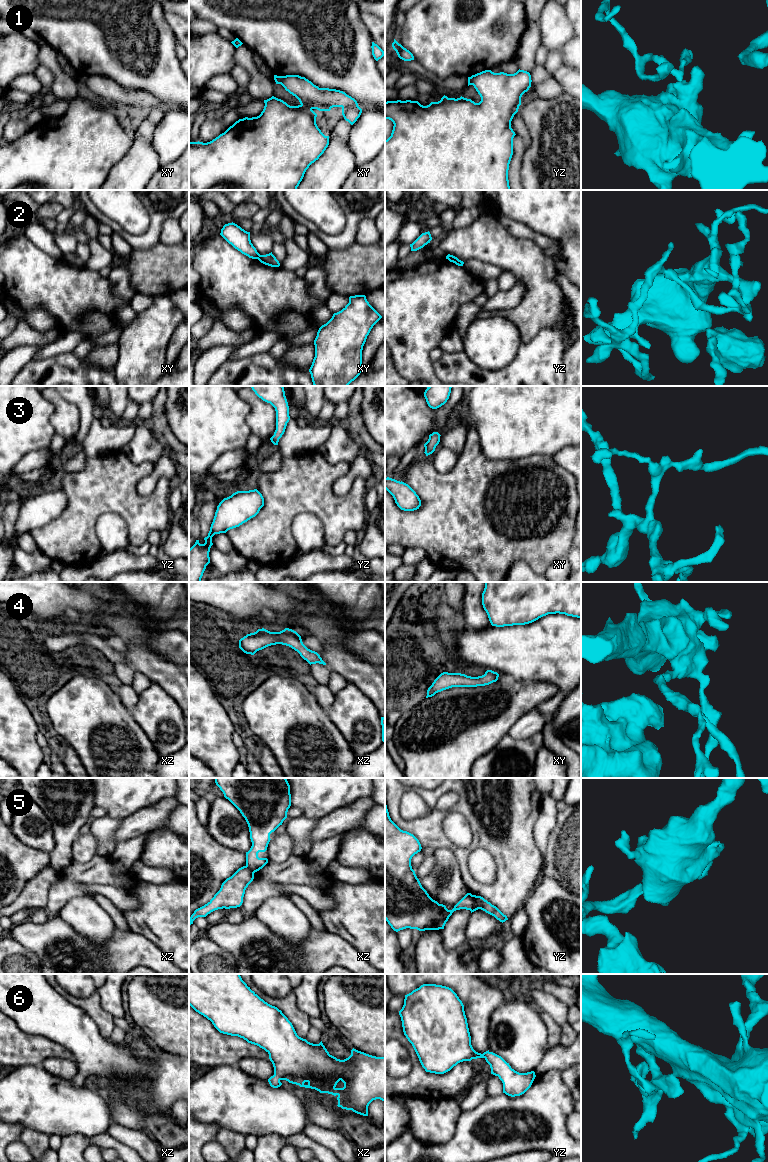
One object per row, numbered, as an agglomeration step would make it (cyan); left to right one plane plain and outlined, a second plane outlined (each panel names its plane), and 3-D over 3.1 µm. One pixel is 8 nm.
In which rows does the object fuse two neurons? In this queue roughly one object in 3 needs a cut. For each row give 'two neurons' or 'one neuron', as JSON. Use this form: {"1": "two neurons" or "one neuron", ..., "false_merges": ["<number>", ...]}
{"1": "two neurons", "2": "two neurons", "3": "one neuron", "4": "one neuron", "5": "two neurons", "6": "one neuron", "false_merges": ["1", "2", "5"]}

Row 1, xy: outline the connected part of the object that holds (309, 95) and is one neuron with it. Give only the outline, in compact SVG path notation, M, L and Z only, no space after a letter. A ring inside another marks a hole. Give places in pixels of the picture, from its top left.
M286 75L283 76L281 85L305 107L319 111L330 111L333 107L341 107L344 119L351 125L357 121L362 113L357 101L345 92L319 88L305 77Z

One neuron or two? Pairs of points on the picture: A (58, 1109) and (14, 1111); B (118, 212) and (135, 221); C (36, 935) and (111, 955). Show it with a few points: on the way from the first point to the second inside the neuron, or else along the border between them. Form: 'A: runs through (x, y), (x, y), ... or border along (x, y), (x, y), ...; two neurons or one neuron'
A: runs through (47, 1106), (25, 1106); one neuron
B: runs through (122, 212), (126, 212), (131, 217); one neuron
C: runs through (55, 945), (65, 954), (92, 955); one neuron

